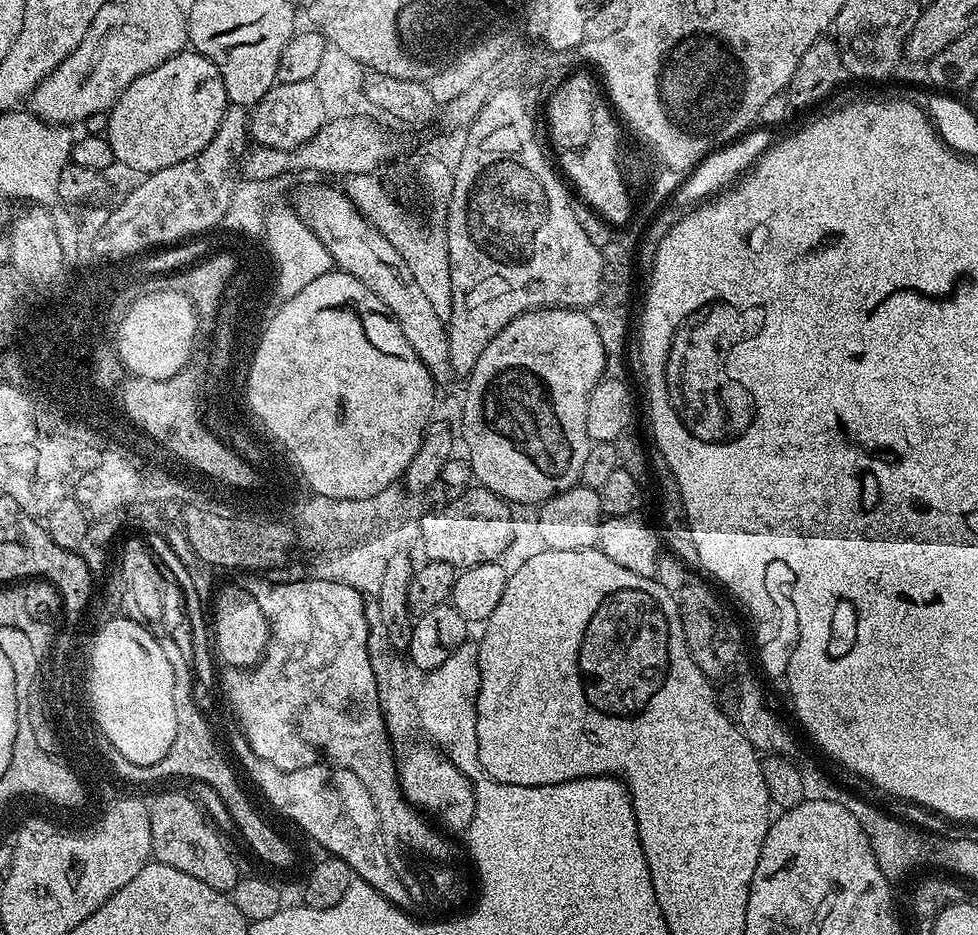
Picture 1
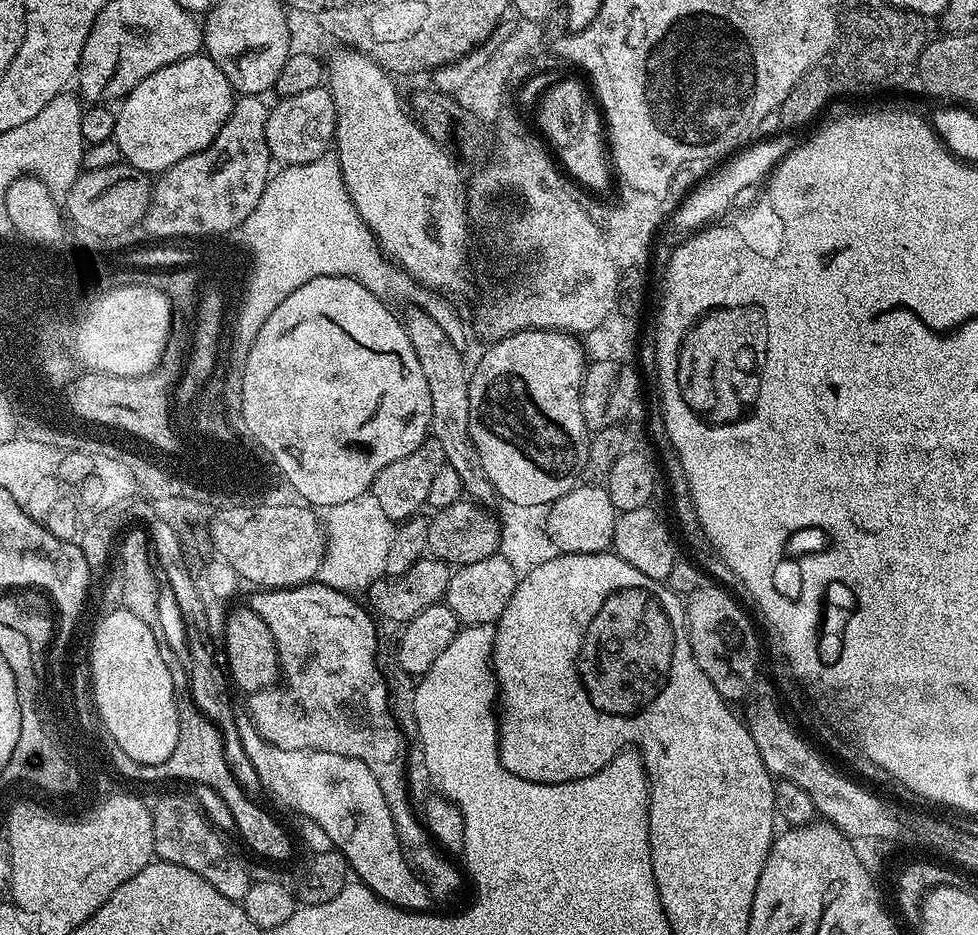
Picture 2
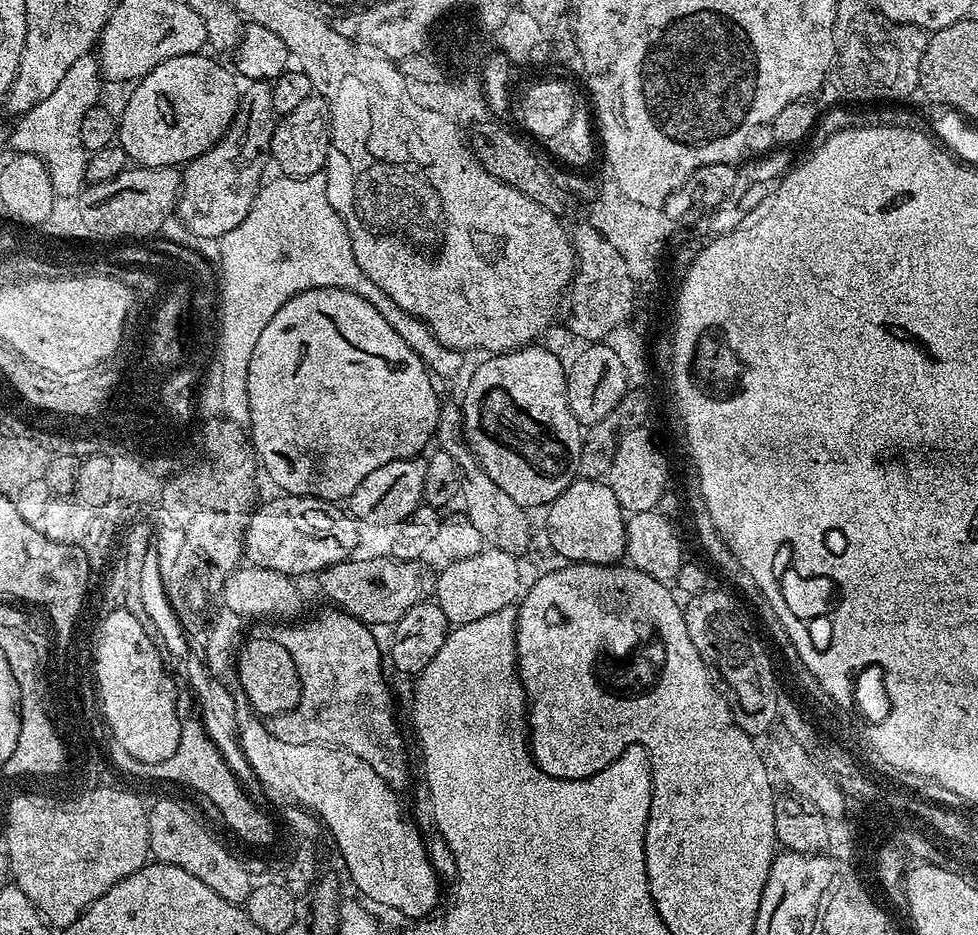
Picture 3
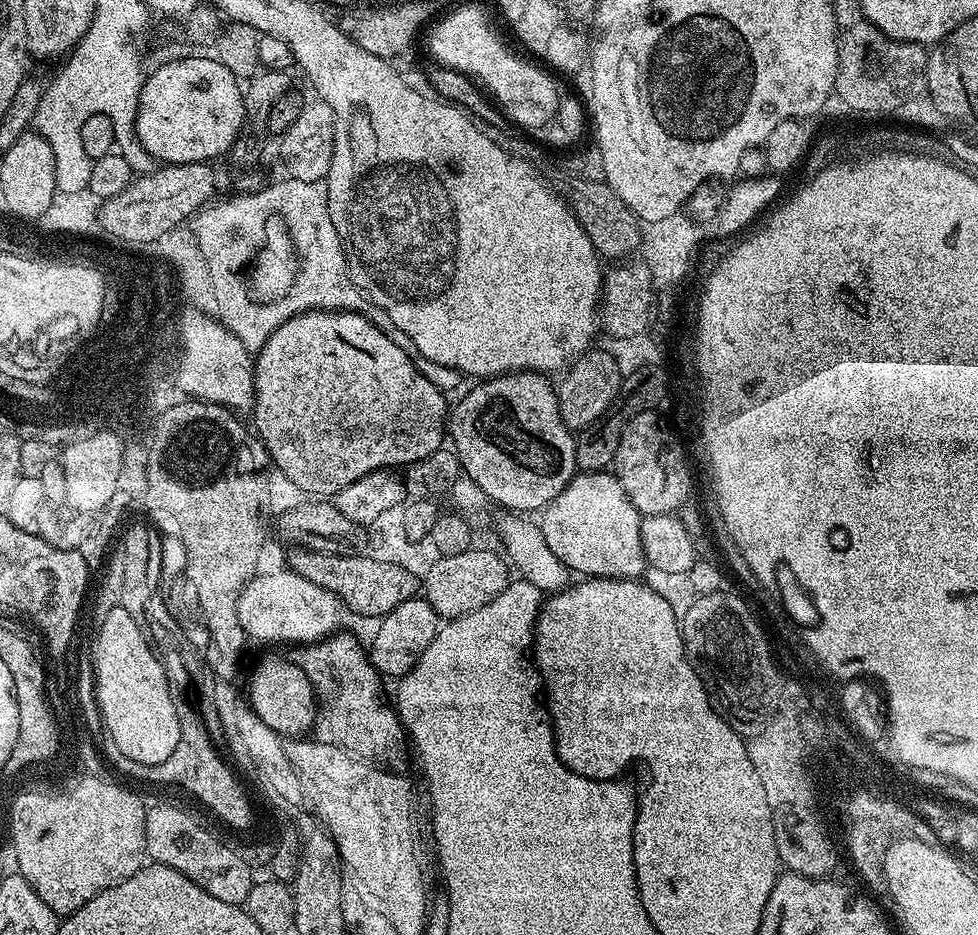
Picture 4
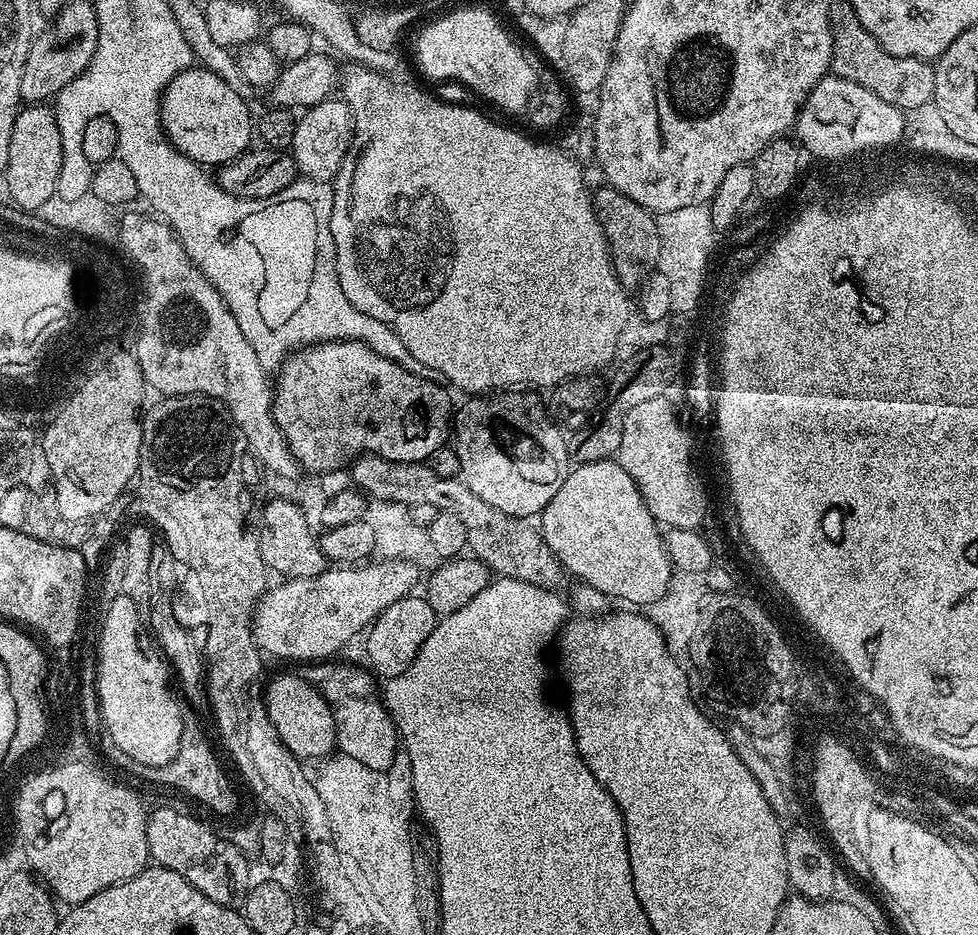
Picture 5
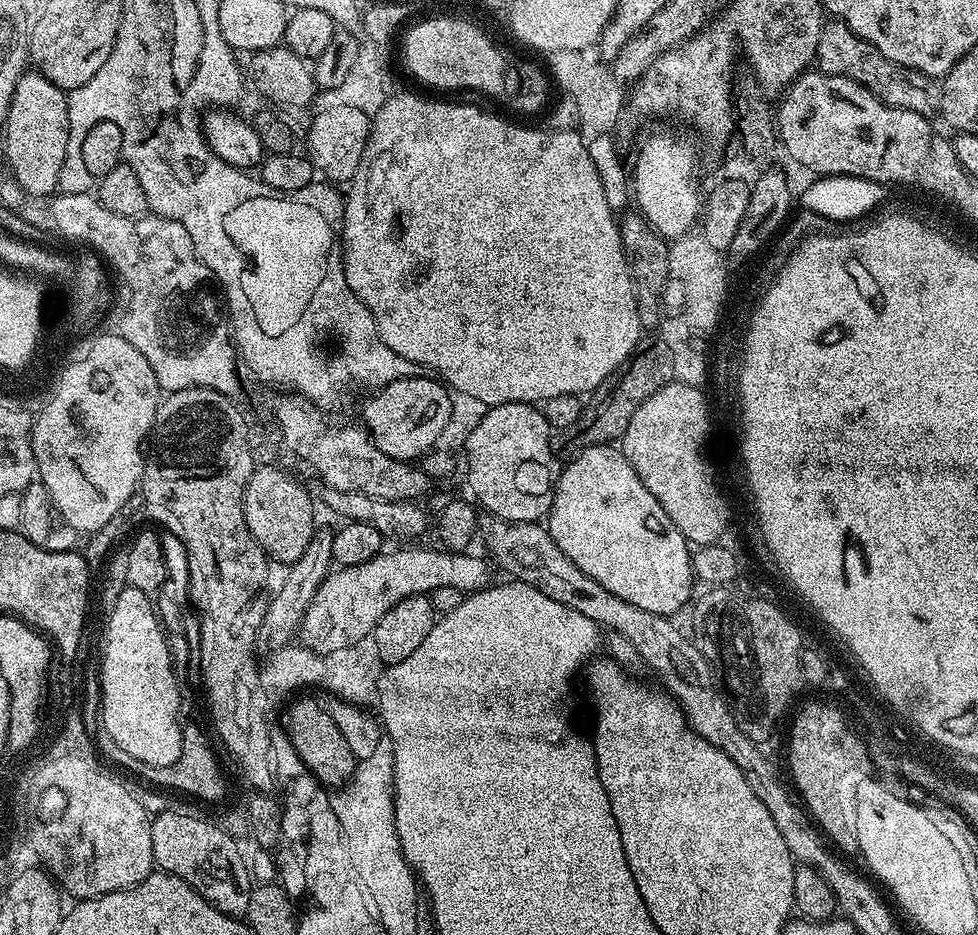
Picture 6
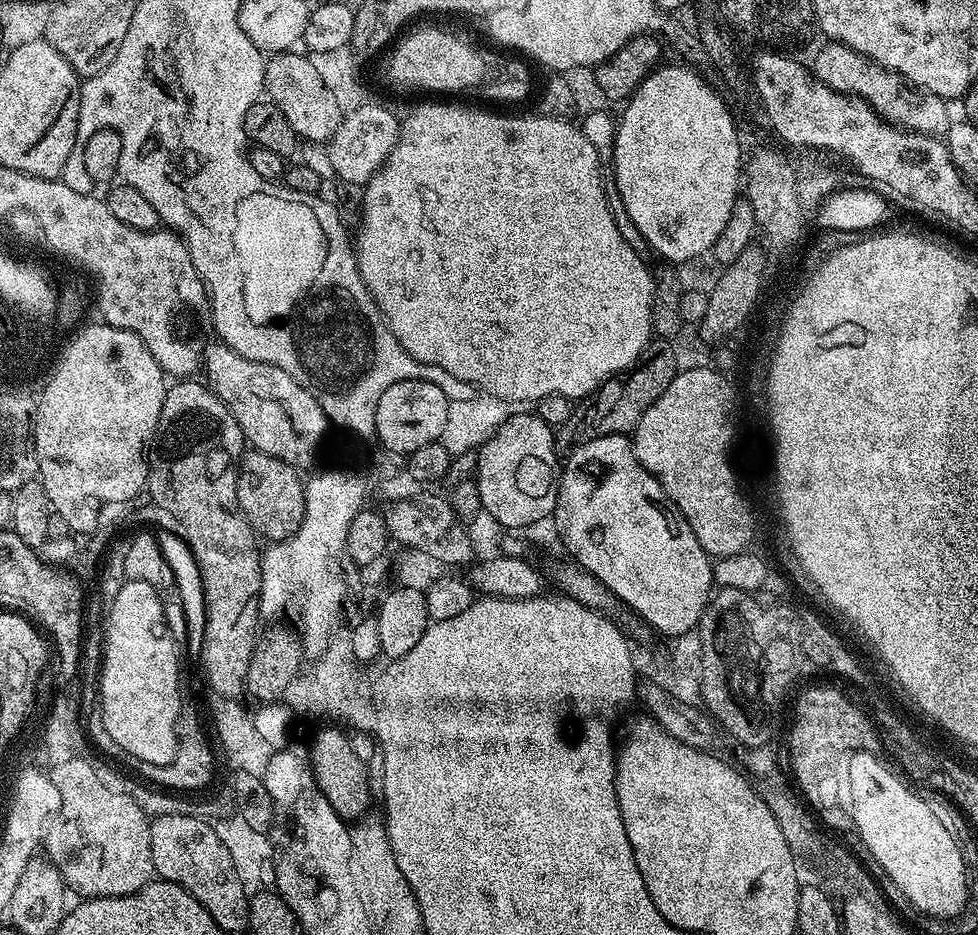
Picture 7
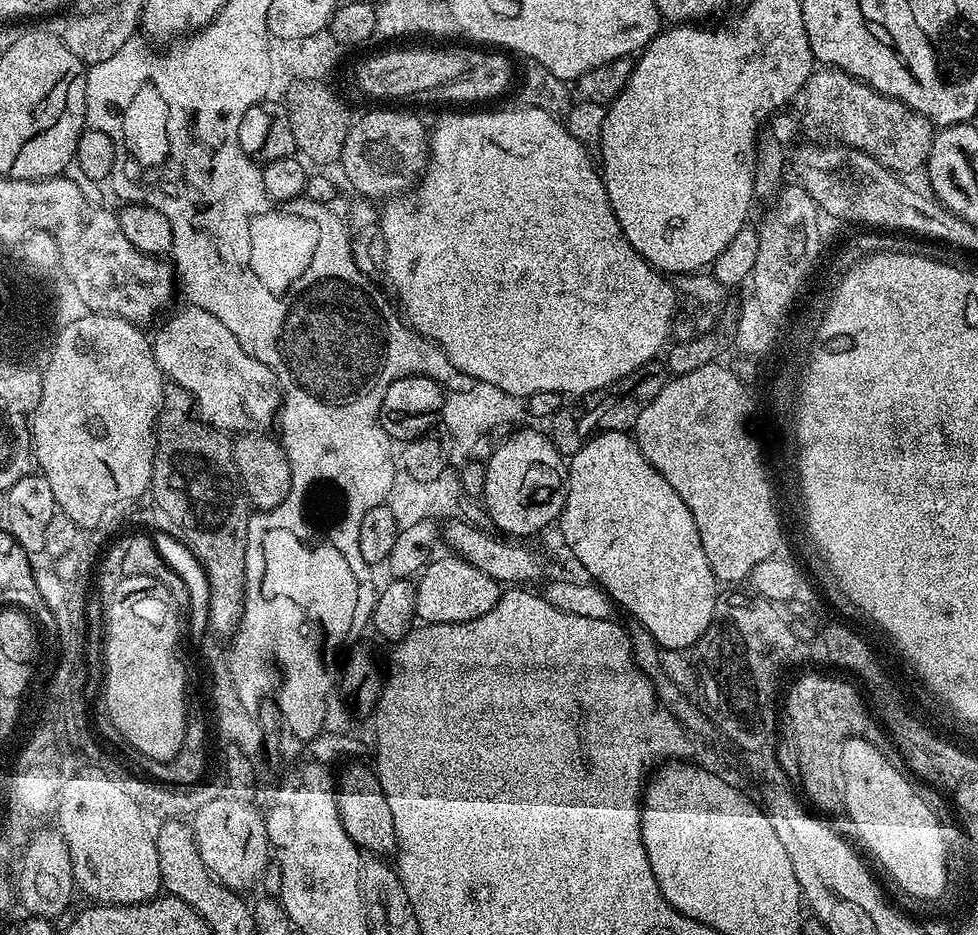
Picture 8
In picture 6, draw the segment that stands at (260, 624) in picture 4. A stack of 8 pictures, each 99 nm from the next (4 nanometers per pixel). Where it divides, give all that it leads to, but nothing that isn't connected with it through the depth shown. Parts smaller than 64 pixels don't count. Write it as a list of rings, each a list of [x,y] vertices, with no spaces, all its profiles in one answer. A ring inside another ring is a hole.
[[[404,546],[393,556],[381,554],[358,566],[337,567],[318,586],[305,616],[301,620],[299,643],[320,655],[336,651],[339,654],[355,646],[359,640],[373,635],[376,623],[402,598],[431,594],[442,586],[450,586],[462,594],[480,592],[493,583],[493,569],[483,555],[471,556],[471,551],[450,552],[436,548]]]

